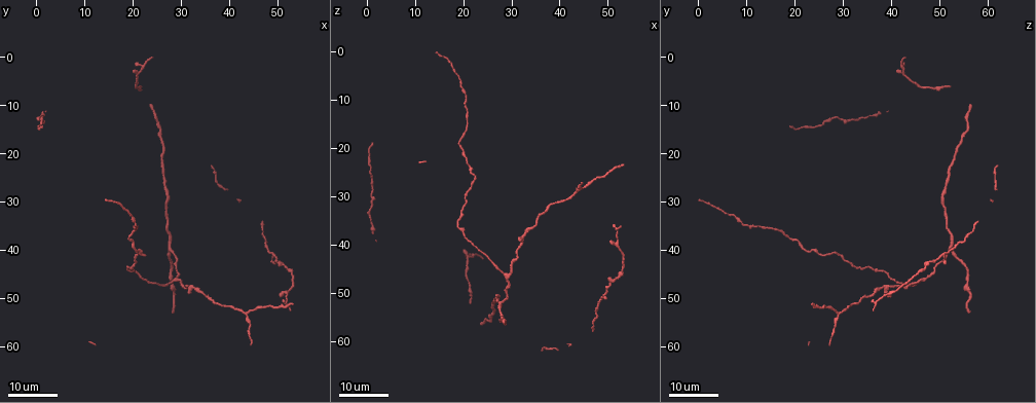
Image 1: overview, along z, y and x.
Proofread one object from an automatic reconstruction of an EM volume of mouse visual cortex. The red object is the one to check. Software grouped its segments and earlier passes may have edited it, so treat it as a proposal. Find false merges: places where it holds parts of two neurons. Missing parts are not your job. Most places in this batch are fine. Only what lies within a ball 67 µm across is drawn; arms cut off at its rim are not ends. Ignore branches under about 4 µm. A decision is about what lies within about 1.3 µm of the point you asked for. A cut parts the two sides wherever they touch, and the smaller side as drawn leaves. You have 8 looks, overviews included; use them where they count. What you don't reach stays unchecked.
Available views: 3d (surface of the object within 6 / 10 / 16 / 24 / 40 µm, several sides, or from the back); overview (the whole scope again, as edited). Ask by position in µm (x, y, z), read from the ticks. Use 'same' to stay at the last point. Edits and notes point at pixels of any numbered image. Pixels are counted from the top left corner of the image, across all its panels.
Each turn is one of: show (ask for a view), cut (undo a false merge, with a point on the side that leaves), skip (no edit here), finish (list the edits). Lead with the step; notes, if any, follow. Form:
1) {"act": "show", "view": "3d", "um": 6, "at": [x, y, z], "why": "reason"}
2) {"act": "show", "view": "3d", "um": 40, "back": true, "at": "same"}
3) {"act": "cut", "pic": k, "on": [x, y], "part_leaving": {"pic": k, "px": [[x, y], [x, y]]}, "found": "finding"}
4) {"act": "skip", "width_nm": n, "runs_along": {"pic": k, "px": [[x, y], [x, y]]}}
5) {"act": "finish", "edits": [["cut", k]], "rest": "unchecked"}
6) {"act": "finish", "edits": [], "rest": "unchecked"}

{"act": "show", "view": "3d", "um": 16, "at": [43.5, 53.5, 28.5], "why": "three arms meet"}

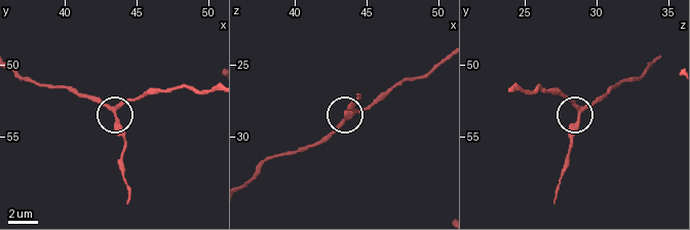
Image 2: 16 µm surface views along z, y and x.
{"act": "show", "view": "3d", "um": 6, "at": [43.6, 53.2, 28.6], "why": "zoom in"}

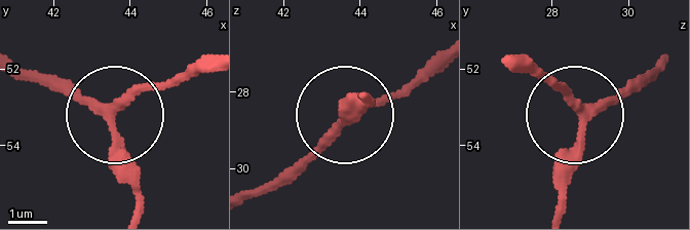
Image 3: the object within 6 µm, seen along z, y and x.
{"act": "skip", "width_nm": 230, "runs_along": {"pic": 3, "px": [[23, 69], [108, 111], [118, 170], [141, 209]]}, "found": "one neuron here"}

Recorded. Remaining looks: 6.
{"act": "show", "view": "3d", "um": 16, "at": [27.0, 40.0, 52.5], "why": "three arms meet"}

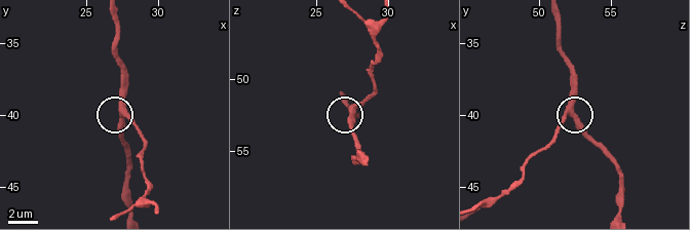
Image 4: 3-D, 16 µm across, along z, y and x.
{"act": "show", "view": "3d", "um": 6, "at": [27.6, 40.0, 52.4]}

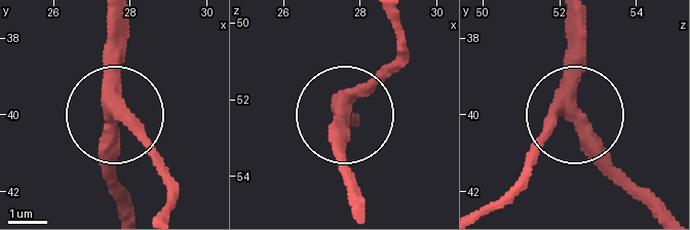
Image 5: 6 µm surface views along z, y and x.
{"act": "skip", "side_arm_um": 15, "runs_along": {"pic": 5, "px": [[107, 18], [116, 192]]}, "found": "continuous, no second neuron"}

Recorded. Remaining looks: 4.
{"act": "show", "view": "3d", "um": 24, "at": [31.5, 47.5, 40.0], "why": "sudden change in width"}

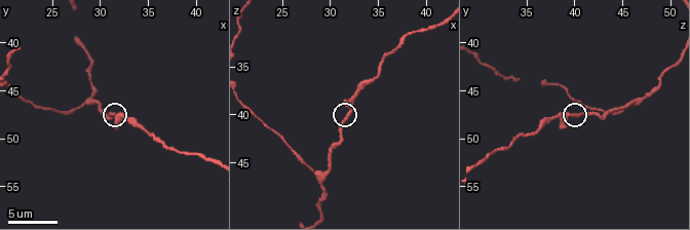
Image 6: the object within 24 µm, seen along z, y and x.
{"act": "show", "view": "3d", "um": 10, "at": [31.6, 47.4, 40.2]}

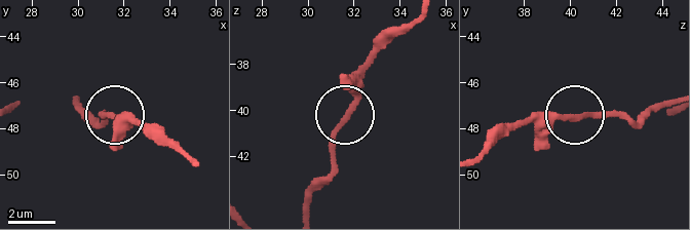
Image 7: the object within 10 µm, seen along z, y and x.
{"act": "skip", "runs_along": {"pic": 7, "px": [[307, 208], [332, 167], [336, 132], [372, 45]]}, "found": "continuous, no second neuron"}

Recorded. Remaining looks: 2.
{"act": "show", "view": "3d", "um": 10, "at": [29.4, 46.2, 46.4], "why": "side arm on a straight run"}

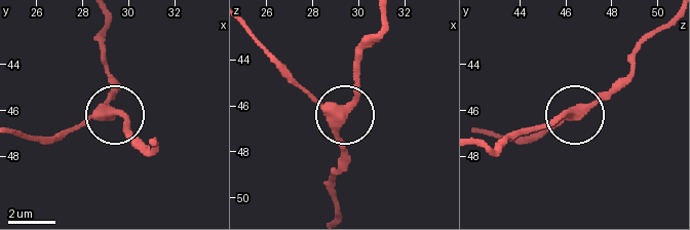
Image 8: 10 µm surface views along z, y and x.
{"act": "skip", "arms": 3, "runs_along": {"pic": 8, "px": [[334, 207], [342, 115], [321, 107], [289, 74]]}, "found": "all the same neuron"}

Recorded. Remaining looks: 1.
{"act": "finish", "edits": [], "rest": "unchecked"}

